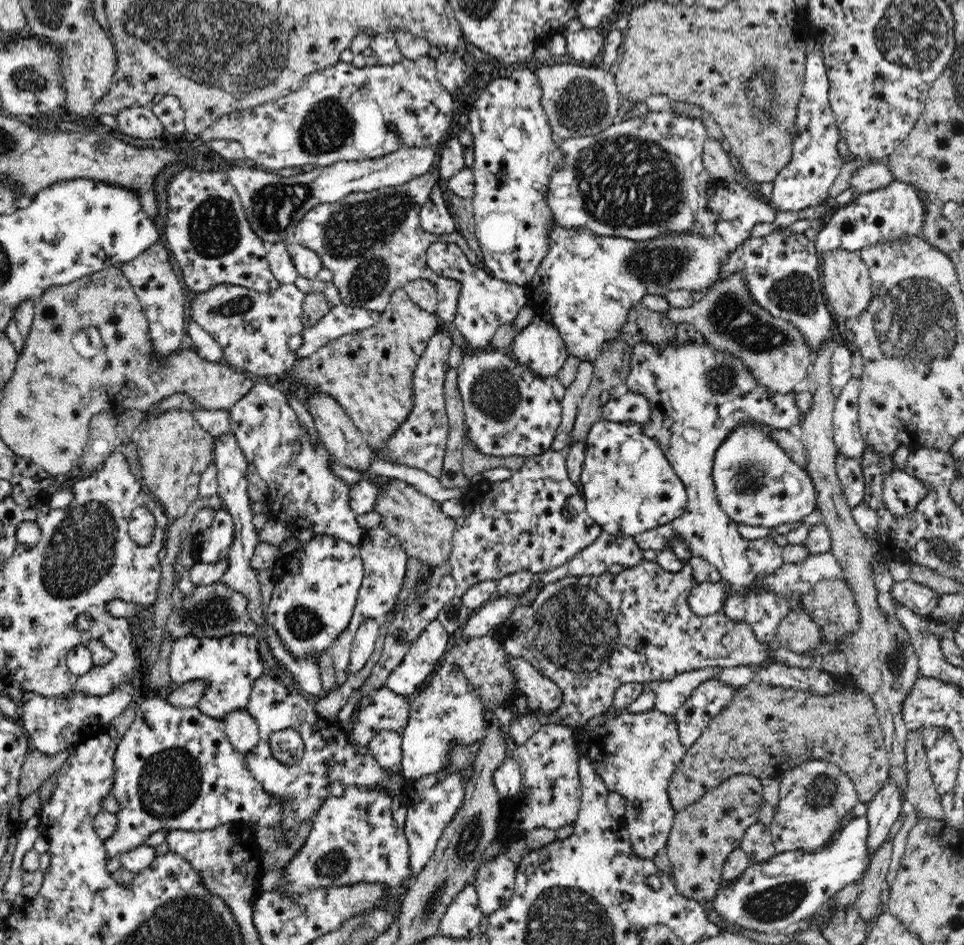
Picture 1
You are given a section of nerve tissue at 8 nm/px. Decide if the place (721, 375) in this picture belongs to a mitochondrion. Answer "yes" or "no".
yes

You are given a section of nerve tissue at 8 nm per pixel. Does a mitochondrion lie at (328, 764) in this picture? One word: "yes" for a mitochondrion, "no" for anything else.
no

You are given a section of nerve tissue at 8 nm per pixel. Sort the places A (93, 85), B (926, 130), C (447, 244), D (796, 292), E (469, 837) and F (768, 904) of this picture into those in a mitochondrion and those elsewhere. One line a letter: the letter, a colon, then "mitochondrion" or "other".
A: other
B: other
C: other
D: mitochondrion
E: mitochondrion
F: mitochondrion

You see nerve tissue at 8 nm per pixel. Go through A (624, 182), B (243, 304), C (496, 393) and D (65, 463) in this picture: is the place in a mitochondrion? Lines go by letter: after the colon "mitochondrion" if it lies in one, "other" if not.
A: mitochondrion
B: mitochondrion
C: mitochondrion
D: other

